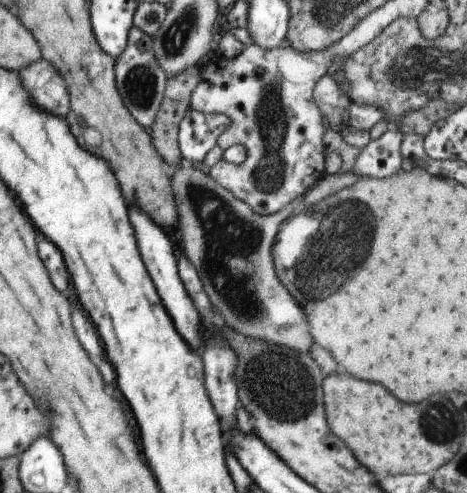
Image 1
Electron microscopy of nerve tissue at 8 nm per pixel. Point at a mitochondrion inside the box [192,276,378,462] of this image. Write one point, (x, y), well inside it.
(280, 384)

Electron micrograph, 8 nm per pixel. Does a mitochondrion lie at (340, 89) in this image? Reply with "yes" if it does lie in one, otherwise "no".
no

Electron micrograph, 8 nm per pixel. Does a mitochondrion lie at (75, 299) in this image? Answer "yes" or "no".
no

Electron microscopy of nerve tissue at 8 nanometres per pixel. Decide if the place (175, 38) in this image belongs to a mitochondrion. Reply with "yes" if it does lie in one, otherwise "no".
yes

